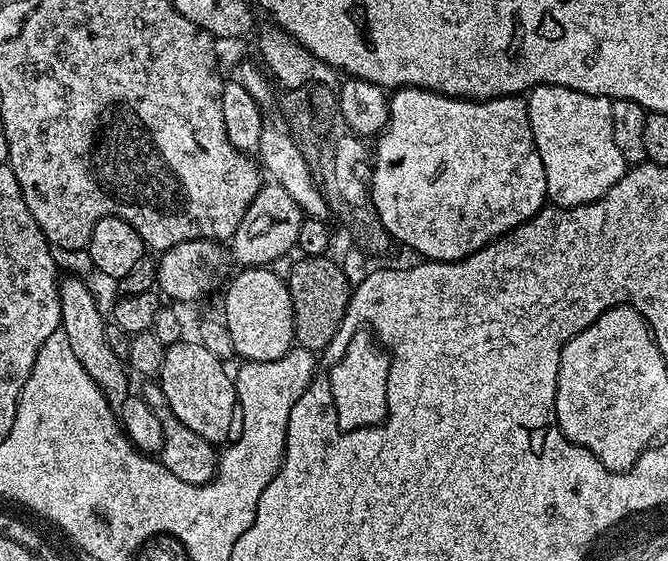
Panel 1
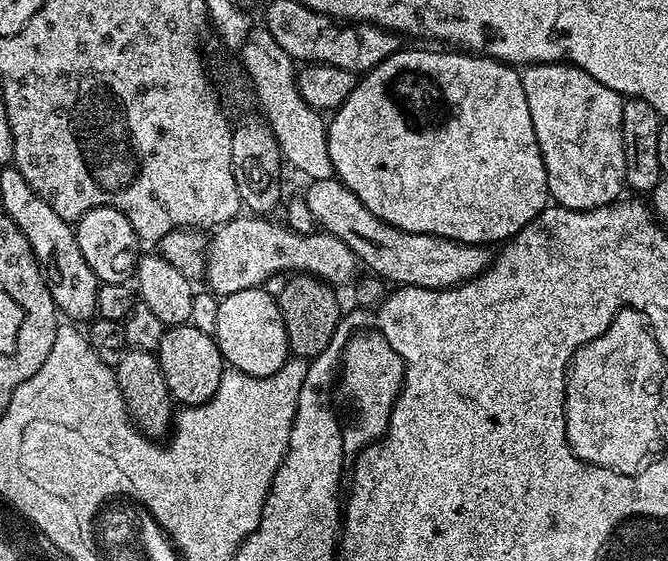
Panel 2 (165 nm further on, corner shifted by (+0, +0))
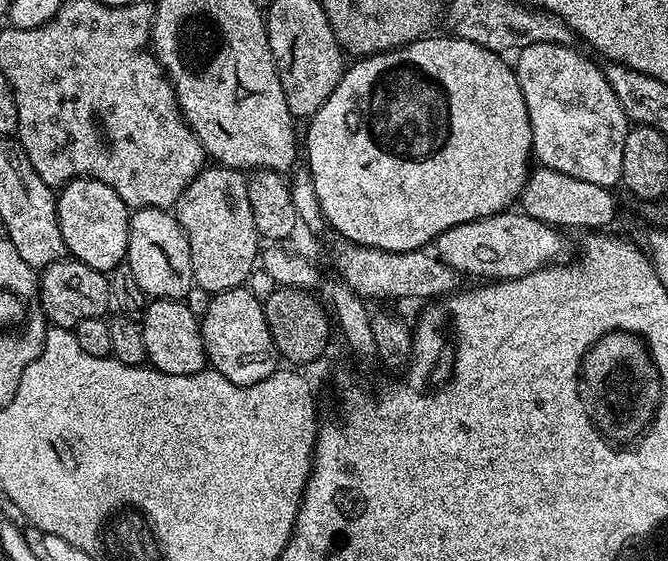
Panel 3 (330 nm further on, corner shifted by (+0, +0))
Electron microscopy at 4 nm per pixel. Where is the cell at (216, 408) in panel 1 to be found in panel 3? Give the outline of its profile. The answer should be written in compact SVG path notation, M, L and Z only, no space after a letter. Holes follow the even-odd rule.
M152 300L145 307L138 327L146 346L147 363L166 374L194 374L205 371L208 356L200 333L200 320L184 300Z

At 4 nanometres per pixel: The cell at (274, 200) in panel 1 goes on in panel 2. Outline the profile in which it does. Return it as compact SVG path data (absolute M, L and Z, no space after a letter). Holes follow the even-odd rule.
M338 178L313 180L308 184L304 200L313 212L313 218L323 231L346 242L354 250L357 261L369 273L383 278L389 285L405 288L455 288L476 276L481 276L492 263L494 256L485 245L463 244L450 238L414 234L391 228L382 222Z

